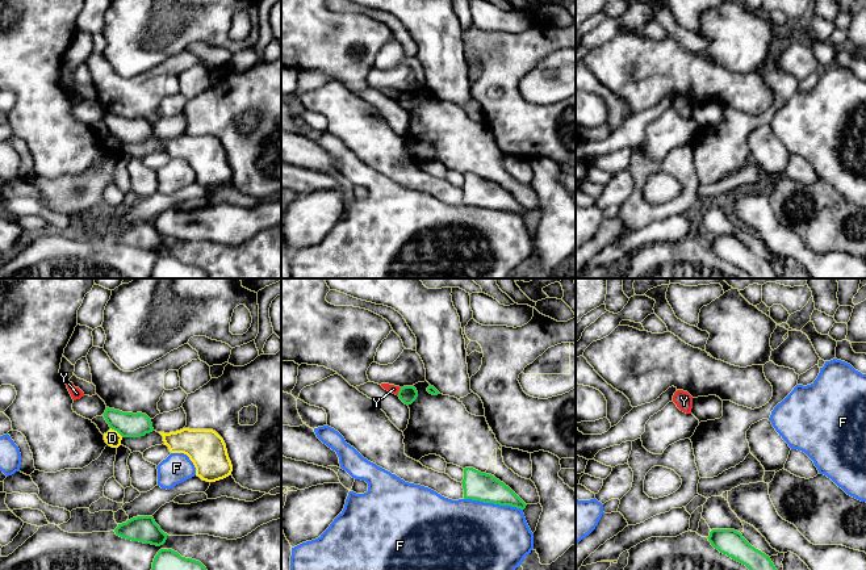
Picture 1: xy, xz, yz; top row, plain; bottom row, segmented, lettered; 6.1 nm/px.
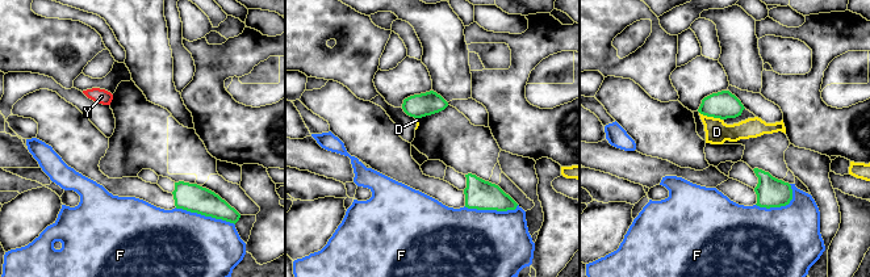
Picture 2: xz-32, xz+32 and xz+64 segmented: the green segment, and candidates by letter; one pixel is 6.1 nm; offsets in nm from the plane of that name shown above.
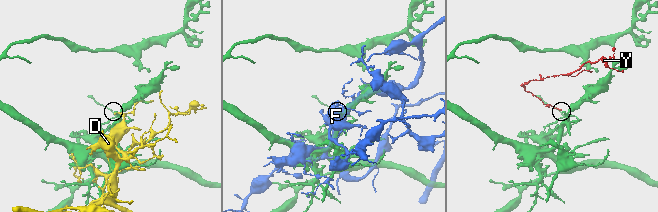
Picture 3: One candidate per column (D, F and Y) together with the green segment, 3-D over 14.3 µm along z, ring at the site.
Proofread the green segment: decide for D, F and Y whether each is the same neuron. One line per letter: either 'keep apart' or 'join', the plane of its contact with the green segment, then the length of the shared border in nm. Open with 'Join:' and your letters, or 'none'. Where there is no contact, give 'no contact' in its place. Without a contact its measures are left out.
Join: none
D: keep apart | xy | 100 nm
F: keep apart | xz | 360 nm
Y: keep apart | xz | 50 nm

